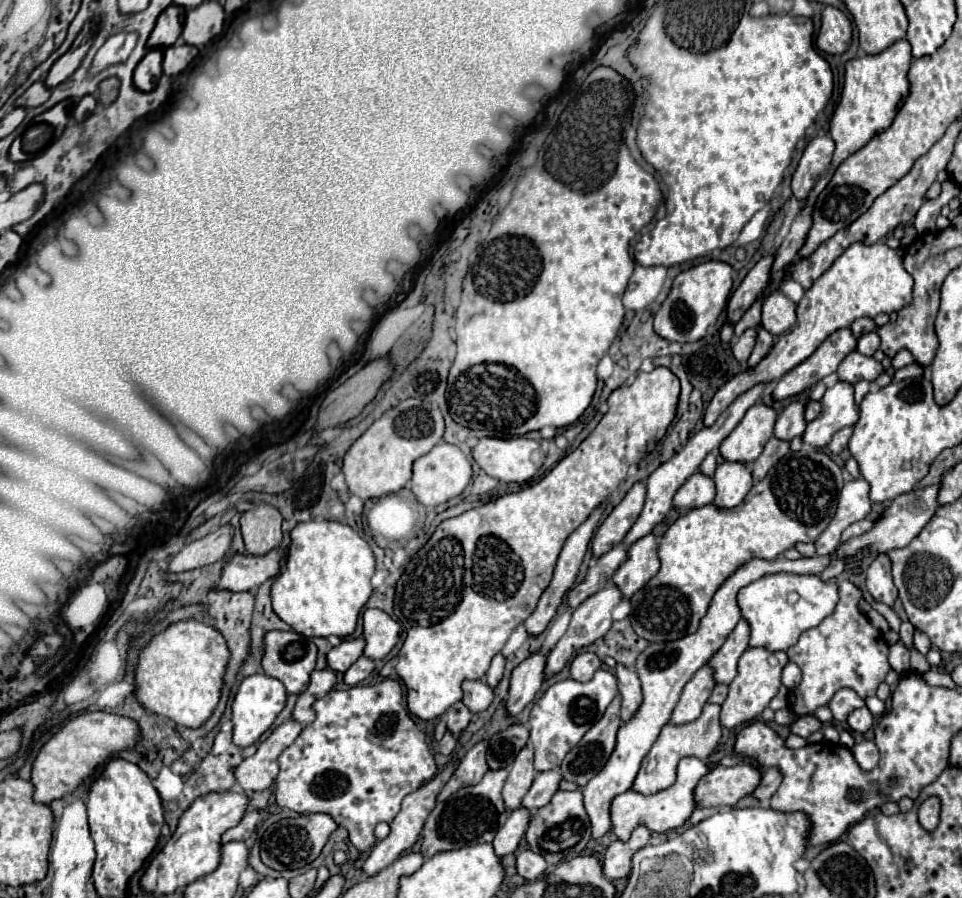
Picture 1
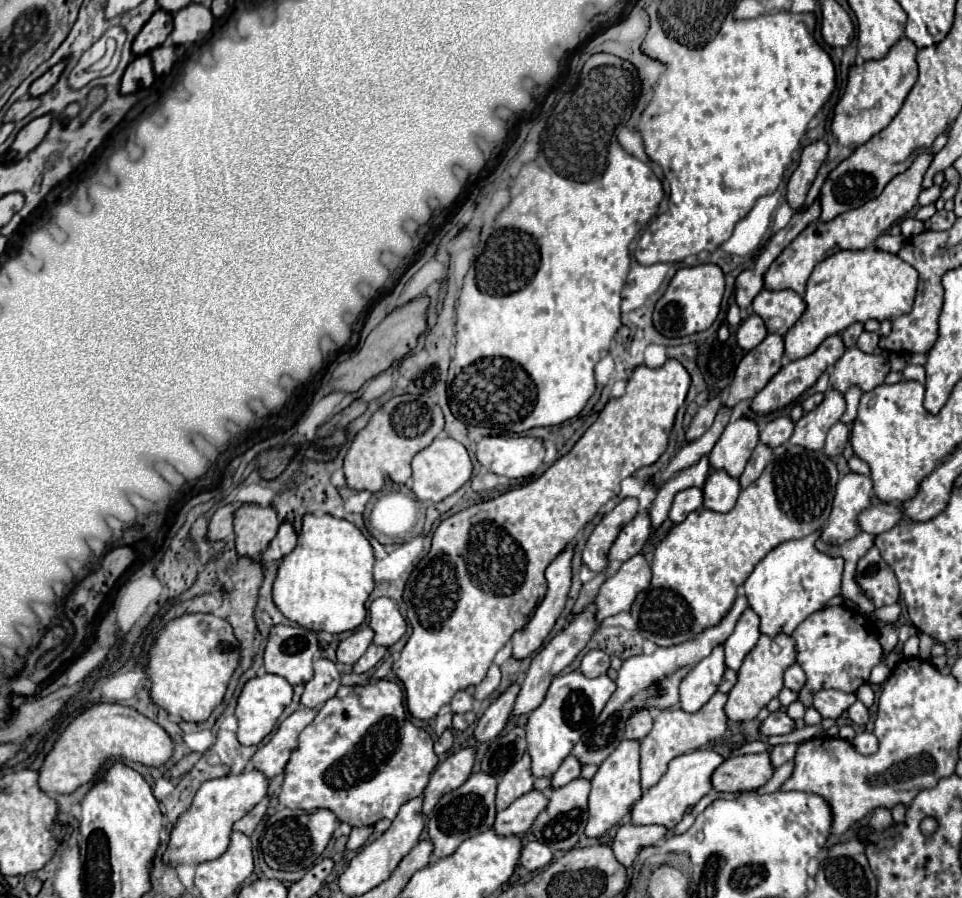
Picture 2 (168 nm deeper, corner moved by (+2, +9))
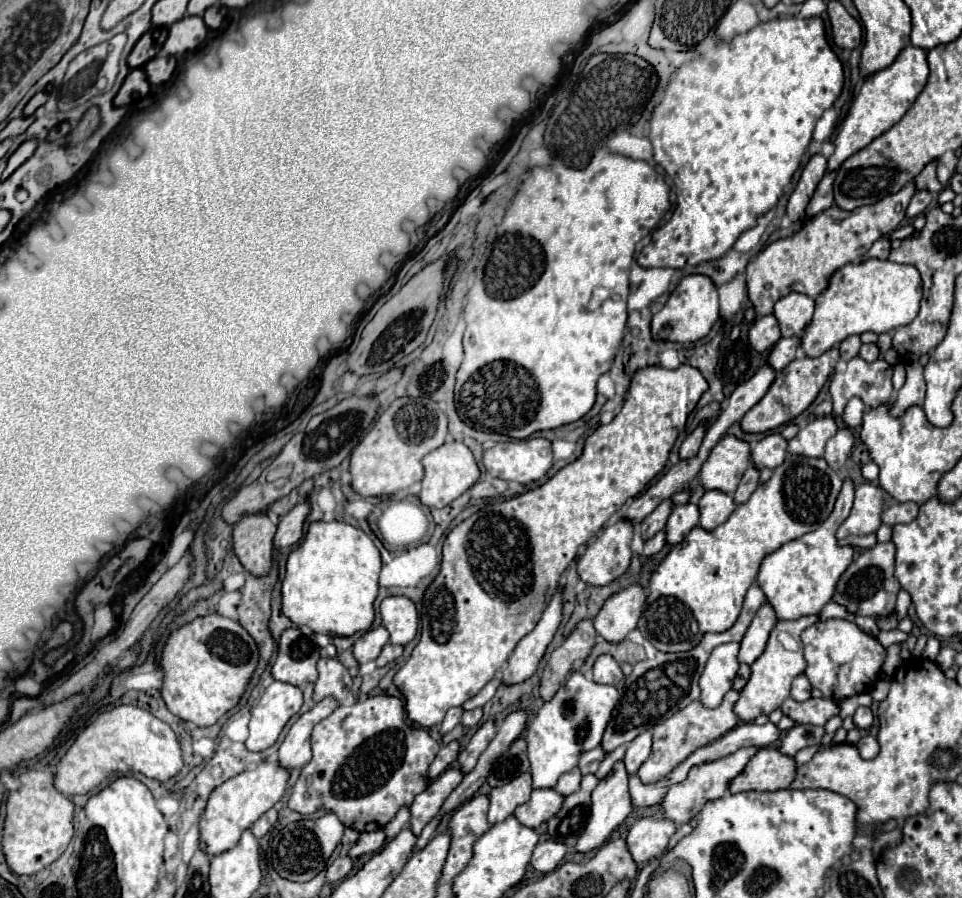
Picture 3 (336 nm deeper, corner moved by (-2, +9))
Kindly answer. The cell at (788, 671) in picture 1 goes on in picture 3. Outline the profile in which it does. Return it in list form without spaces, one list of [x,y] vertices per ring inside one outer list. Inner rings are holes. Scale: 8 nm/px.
[[[799,674],[793,678],[793,684],[791,684],[791,698],[797,700],[797,702],[805,702],[811,698],[811,684],[807,680],[805,674]]]

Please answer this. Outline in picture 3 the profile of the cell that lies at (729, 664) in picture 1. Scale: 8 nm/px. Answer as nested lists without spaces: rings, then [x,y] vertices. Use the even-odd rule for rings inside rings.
[[[763,604],[757,610],[751,626],[747,628],[747,632],[741,640],[741,648],[739,648],[739,656],[737,656],[737,660],[741,664],[753,664],[763,654],[763,650],[767,646],[769,632],[775,624],[777,624],[777,620],[775,620],[773,608],[769,604]]]

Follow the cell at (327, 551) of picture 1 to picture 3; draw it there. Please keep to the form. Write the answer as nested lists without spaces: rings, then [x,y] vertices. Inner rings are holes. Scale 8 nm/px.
[[[311,522],[303,542],[291,550],[287,558],[287,572],[283,578],[283,612],[295,626],[309,626],[313,632],[329,636],[351,636],[359,630],[369,630],[375,618],[373,602],[379,590],[381,556],[373,540],[359,528],[345,522]]]

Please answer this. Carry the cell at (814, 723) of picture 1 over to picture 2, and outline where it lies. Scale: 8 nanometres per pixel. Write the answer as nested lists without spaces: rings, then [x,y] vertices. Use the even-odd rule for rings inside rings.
[[[779,710],[769,714],[769,718],[761,722],[759,732],[763,736],[781,736],[781,734],[789,734],[793,728],[795,728],[795,722],[785,712]]]

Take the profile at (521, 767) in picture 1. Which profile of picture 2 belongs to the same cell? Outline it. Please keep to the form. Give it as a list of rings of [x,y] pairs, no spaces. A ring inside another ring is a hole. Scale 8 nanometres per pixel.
[[[525,754],[509,772],[499,780],[497,786],[497,796],[495,796],[495,806],[497,810],[505,810],[511,802],[515,802],[519,796],[527,794],[533,790],[533,774],[531,774],[531,760]]]

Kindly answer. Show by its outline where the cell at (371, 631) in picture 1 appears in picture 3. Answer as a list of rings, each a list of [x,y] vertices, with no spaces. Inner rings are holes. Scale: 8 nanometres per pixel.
[[[389,596],[381,602],[381,620],[389,630],[391,644],[407,644],[417,634],[417,608],[405,596]]]

